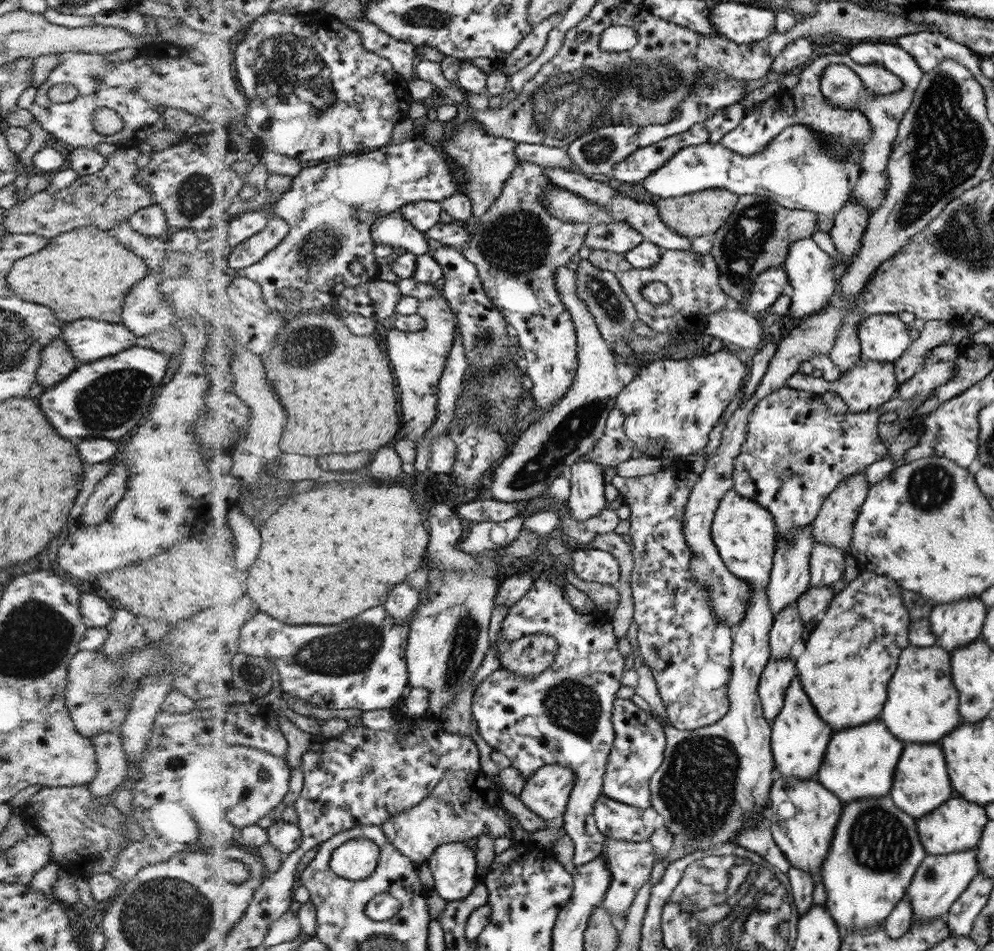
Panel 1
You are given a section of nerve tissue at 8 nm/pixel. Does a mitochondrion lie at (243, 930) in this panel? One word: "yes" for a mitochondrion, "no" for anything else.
no

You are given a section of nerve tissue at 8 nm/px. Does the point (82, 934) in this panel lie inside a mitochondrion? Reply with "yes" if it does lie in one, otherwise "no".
no

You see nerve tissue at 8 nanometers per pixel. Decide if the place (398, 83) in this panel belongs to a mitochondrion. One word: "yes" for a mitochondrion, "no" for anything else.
no

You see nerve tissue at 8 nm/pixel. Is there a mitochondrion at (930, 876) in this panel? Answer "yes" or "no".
yes

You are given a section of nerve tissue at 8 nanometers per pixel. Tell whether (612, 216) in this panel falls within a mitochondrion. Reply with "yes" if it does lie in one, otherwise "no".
no

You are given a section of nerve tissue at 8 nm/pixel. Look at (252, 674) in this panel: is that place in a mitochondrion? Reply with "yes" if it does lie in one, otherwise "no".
yes

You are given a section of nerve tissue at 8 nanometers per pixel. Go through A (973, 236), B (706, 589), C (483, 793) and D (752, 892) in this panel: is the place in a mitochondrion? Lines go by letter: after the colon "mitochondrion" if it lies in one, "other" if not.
A: mitochondrion
B: other
C: other
D: mitochondrion

